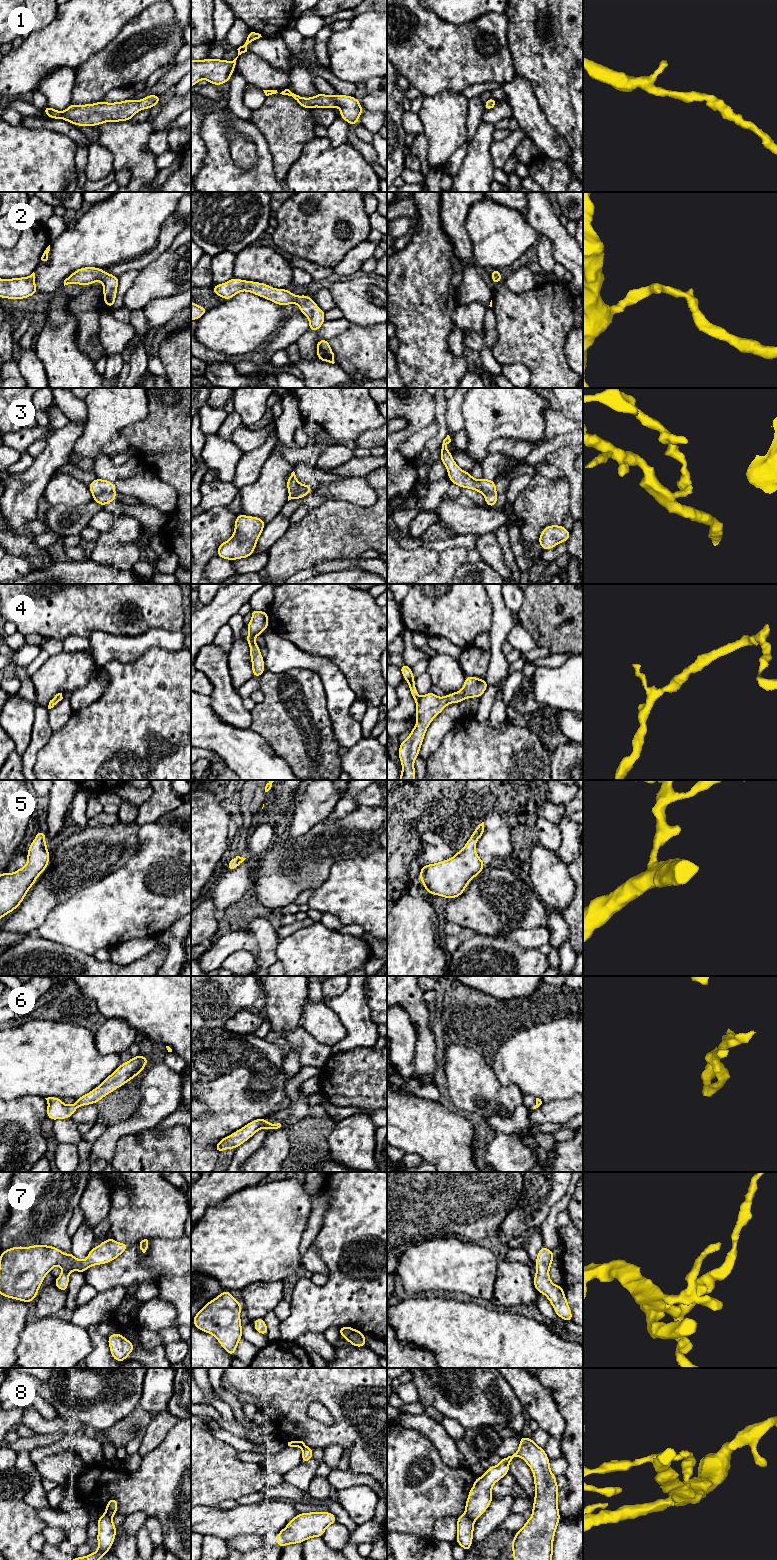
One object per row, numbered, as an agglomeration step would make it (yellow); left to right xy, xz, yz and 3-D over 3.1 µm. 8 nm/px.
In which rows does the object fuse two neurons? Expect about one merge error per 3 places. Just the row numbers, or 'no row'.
3, 8

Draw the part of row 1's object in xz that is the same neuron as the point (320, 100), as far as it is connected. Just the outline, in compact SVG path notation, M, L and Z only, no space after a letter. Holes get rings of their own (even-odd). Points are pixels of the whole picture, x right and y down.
M285 89L280 94L292 96L297 103L303 108L312 109L317 108L340 108L340 117L348 122L351 126L357 124L362 111L364 110L354 96L346 96L342 94L337 95L325 95L318 93L314 97L304 98L292 93L289 89Z

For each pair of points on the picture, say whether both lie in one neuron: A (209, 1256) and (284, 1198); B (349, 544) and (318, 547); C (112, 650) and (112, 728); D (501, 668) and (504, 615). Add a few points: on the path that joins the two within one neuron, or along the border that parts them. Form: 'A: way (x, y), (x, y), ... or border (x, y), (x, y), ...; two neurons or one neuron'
A: way (228, 1243), (241, 1241), (265, 1217); one neuron
B: way (341, 544), (326, 544); one neuron
C: border (135, 658), (127, 662), (111, 660), (101, 667); two neurons
D: way (497, 655), (497, 638), (500, 628); one neuron

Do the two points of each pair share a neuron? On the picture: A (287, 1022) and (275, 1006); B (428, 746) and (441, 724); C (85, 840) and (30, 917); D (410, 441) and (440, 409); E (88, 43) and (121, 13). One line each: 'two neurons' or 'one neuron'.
A: one neuron
B: one neuron
C: one neuron
D: two neurons
E: one neuron

